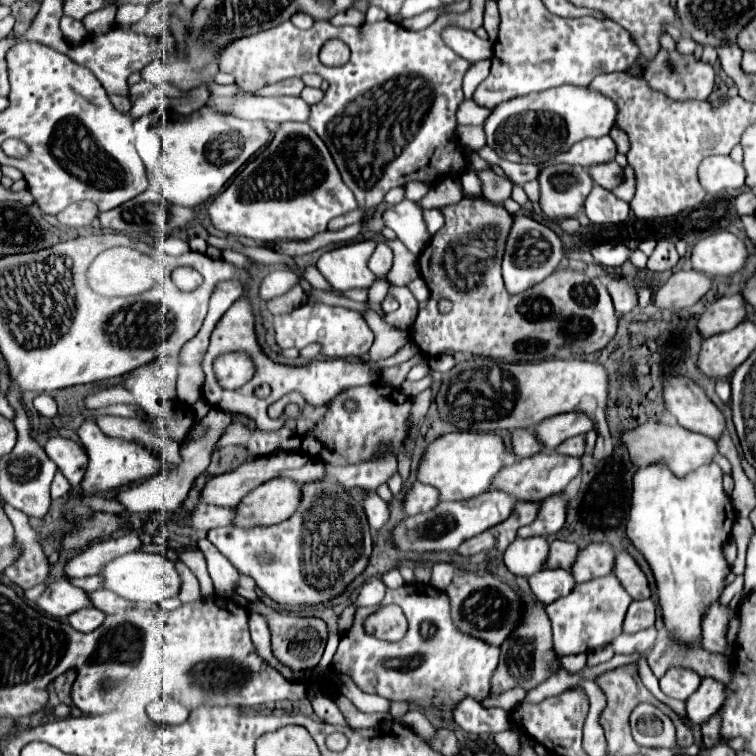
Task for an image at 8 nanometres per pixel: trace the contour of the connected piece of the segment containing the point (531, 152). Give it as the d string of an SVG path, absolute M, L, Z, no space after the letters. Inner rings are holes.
M566 84L502 102L492 110L484 128L488 146L492 146L500 158L522 164L544 164L584 138L606 136L616 122L616 114L618 108L608 96L588 86Z

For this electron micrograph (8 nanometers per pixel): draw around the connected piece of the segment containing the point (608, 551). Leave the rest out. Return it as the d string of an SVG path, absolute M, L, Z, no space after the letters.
M594 542L580 550L576 564L572 566L572 574L576 576L576 582L586 582L610 574L614 562L616 562L616 550L610 544Z

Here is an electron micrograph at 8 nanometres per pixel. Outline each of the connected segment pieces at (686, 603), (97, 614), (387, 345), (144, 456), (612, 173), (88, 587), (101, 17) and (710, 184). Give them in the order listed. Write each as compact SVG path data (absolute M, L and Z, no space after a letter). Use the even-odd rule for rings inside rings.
M652 464L646 468L638 468L634 474L632 486L632 508L630 522L626 526L626 534L632 544L644 554L648 560L658 586L658 598L664 620L700 620L704 610L720 598L724 590L724 580L730 572L728 562L722 556L722 546L730 538L730 530L734 526L736 512L732 508L732 500L726 496L722 488L722 470L718 464L708 464L688 474L686 478L674 476L664 464Z
M94 606L82 608L82 610L74 612L72 616L68 616L68 622L70 622L76 630L80 630L80 632L92 632L92 630L96 630L104 620L106 620L106 614L104 614L102 610L98 610L98 608L94 608Z
M374 310L366 312L364 320L368 322L370 330L374 332L374 344L364 356L358 356L360 362L364 362L364 360L366 362L380 362L380 360L392 356L398 348L402 348L402 344L406 344L410 340L408 332L386 326L382 322L382 316L378 312L374 312Z
M84 420L80 424L78 438L90 458L86 476L82 480L82 492L88 494L114 492L120 486L130 486L134 482L148 480L162 472L164 468L164 462L160 460L160 456L156 456L156 452L148 452L148 448L144 448L144 444L136 444L136 440L114 440L110 436L104 436L104 432L100 432L96 422L92 420Z
M614 160L604 162L604 164L594 164L594 166L586 168L586 170L592 176L594 184L598 184L598 186L602 186L606 190L616 188L622 182L622 168Z
M88 576L88 578L72 578L72 584L76 584L78 588L84 588L86 592L94 592L94 590L100 590L104 588L100 584L100 576Z
M112 6L110 12L94 12L84 16L82 24L90 34L102 34L114 26L114 16L116 16L116 6Z
M710 156L700 164L698 178L708 194L716 194L722 190L742 188L746 170L730 156Z

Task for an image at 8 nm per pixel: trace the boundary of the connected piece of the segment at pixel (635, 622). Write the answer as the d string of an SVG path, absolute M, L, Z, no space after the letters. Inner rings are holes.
M634 600L628 608L626 620L624 620L624 632L634 634L638 630L650 628L656 622L656 602L654 600Z

